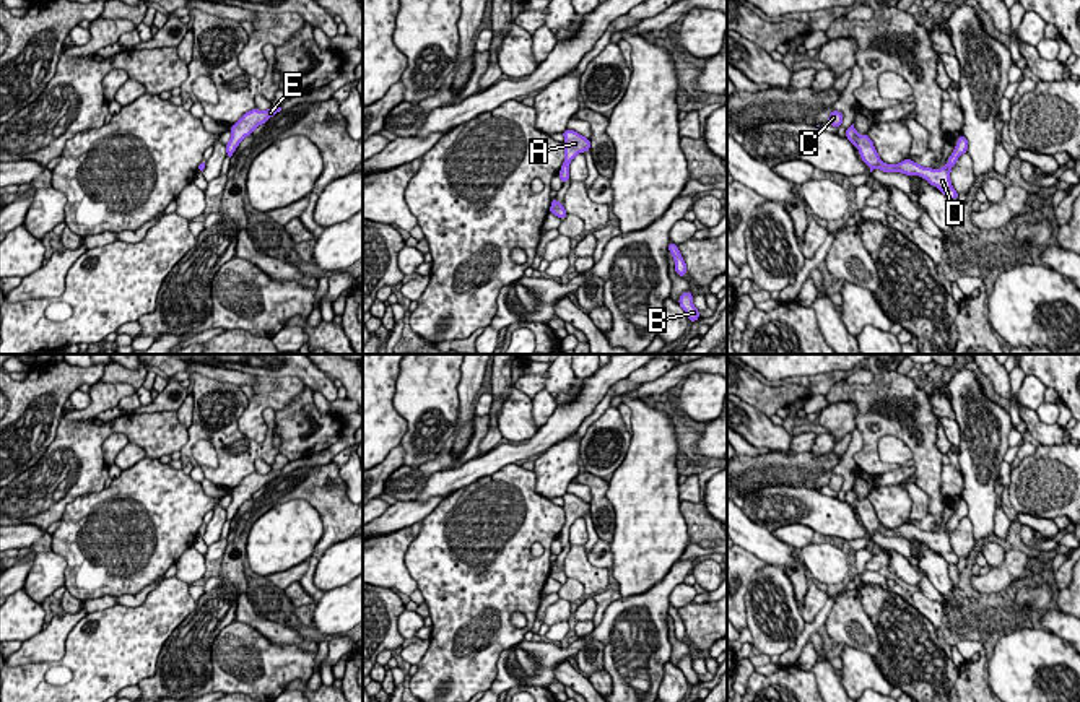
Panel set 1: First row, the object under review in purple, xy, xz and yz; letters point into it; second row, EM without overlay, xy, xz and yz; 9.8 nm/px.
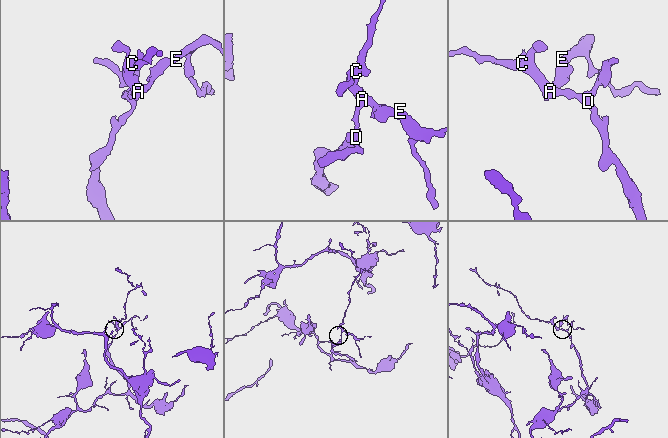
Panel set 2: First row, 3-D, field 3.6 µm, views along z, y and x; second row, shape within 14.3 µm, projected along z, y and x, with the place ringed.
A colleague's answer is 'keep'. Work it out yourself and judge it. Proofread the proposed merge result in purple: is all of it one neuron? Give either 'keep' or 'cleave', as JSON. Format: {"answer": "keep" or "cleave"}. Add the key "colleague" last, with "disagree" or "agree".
{"answer": "keep", "colleague": "agree"}

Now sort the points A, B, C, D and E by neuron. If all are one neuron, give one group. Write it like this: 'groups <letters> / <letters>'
groups A B C D E

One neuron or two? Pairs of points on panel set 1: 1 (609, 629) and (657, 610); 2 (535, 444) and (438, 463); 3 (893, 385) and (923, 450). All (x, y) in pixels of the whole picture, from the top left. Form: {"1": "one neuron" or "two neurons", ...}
{"1": "one neuron", "2": "two neurons", "3": "one neuron"}

